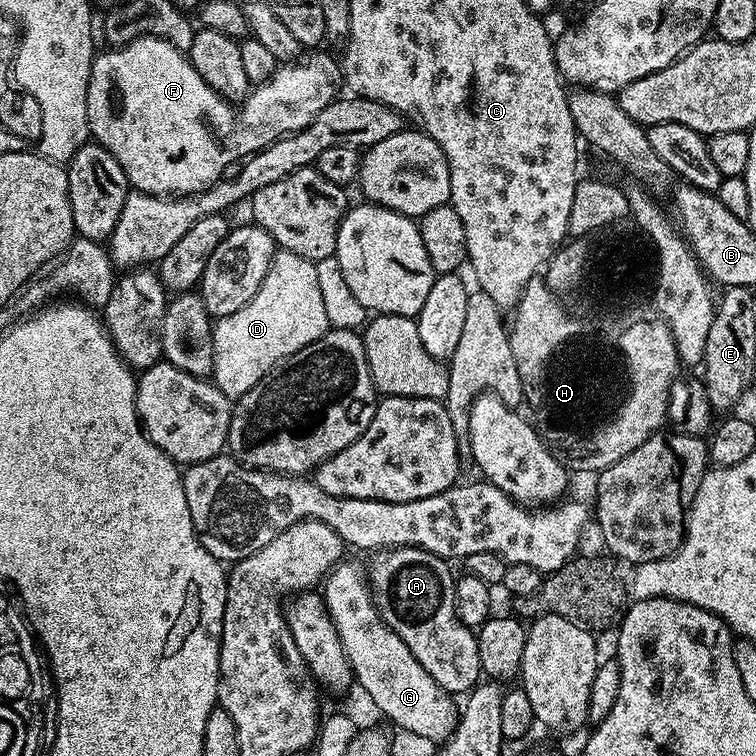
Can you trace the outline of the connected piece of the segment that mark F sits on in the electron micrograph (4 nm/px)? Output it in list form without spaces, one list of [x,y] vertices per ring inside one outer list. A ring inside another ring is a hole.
[[[143,36],[142,38],[138,38],[134,42],[130,42],[129,44],[122,44],[119,46],[112,46],[107,49],[109,52],[104,52],[95,57],[92,61],[92,69],[90,70],[90,82],[88,83],[88,93],[86,94],[86,110],[88,111],[88,131],[90,133],[91,139],[95,141],[97,144],[101,144],[106,150],[110,150],[110,154],[114,154],[114,158],[118,158],[118,164],[122,166],[122,170],[126,174],[126,178],[128,179],[129,185],[135,191],[138,192],[145,192],[146,194],[154,194],[155,196],[192,196],[196,192],[201,192],[202,190],[206,190],[210,187],[211,184],[216,184],[218,181],[221,180],[223,171],[230,162],[234,162],[235,160],[241,159],[242,153],[243,154],[251,154],[254,152],[260,151],[261,148],[267,148],[269,144],[272,143],[273,140],[285,135],[289,136],[290,134],[294,134],[295,132],[300,132],[306,126],[310,126],[310,122],[314,122],[314,118],[318,118],[318,114],[322,114],[322,110],[326,110],[326,106],[330,106],[335,100],[338,98],[338,92],[336,92],[336,83],[341,83],[342,80],[342,68],[339,63],[336,64],[334,61],[331,60],[330,57],[327,56],[326,53],[317,51],[315,54],[317,56],[312,56],[309,60],[304,60],[305,58],[297,59],[295,62],[288,62],[285,63],[283,66],[277,67],[276,73],[273,74],[271,78],[266,81],[257,83],[255,87],[249,91],[248,97],[239,105],[240,112],[235,112],[233,105],[229,103],[229,101],[225,100],[224,97],[220,96],[219,93],[215,92],[210,85],[208,85],[202,76],[194,68],[192,65],[191,60],[188,59],[185,53],[179,52],[175,46],[169,42],[168,40],[163,40],[162,38],[158,38],[157,36]]]

